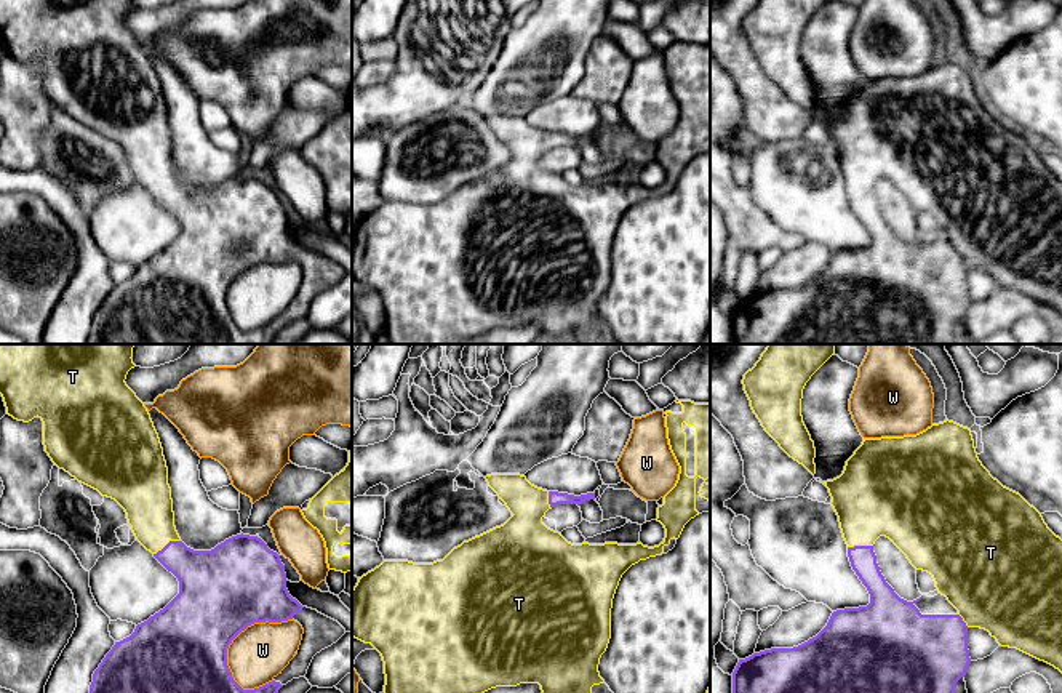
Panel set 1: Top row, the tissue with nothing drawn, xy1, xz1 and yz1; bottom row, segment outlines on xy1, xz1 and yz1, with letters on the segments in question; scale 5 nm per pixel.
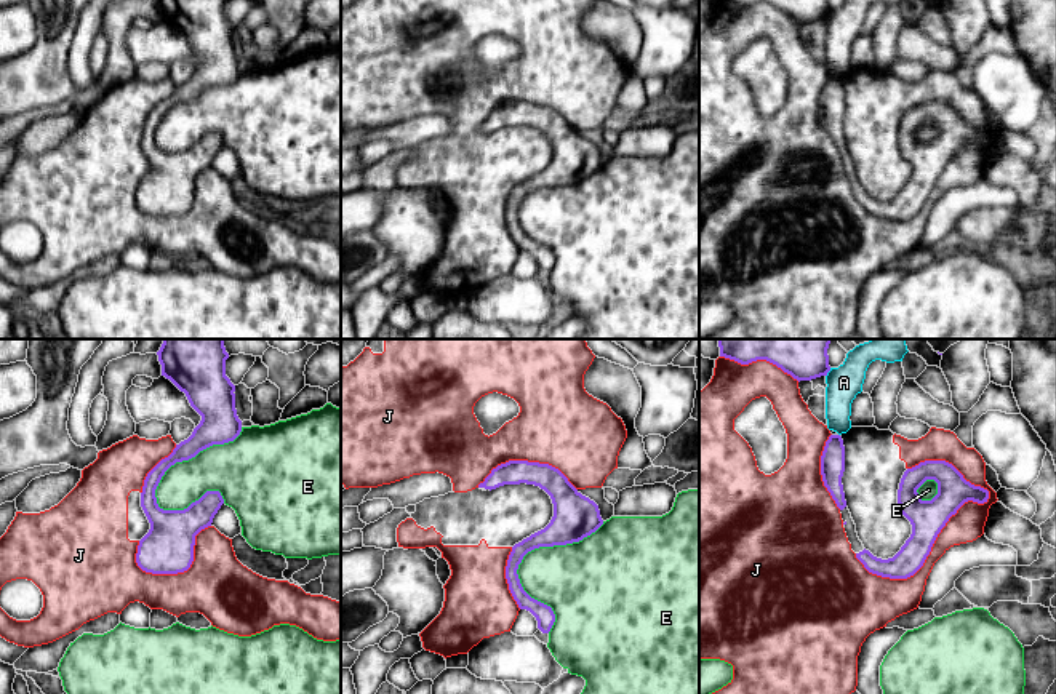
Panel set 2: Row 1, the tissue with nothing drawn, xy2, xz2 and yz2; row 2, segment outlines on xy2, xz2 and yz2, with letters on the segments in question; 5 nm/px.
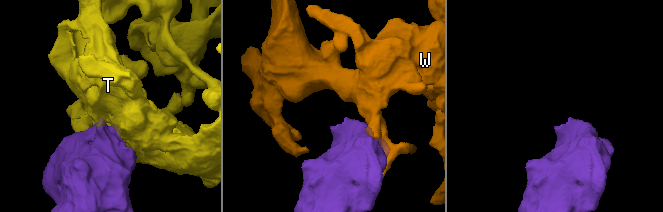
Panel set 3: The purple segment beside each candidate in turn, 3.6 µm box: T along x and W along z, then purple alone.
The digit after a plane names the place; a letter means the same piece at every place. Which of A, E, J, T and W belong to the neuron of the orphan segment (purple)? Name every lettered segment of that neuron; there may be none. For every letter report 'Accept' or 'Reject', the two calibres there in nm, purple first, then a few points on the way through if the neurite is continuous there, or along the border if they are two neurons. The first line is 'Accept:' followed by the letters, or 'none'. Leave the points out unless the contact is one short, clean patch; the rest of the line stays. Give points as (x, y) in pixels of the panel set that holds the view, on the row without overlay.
Accept: T
A: Reject. Thickness 110 nm (purple) against 170 nm
E: Reject. Thickness 200 nm (purple) against 280 nm
J: Reject. Thickness 180 nm (purple) against 180 nm
T: Accept. Thickness 280 nm (purple) against 240 nm
W: Reject. Thickness 440 nm (purple) against 280 nm

